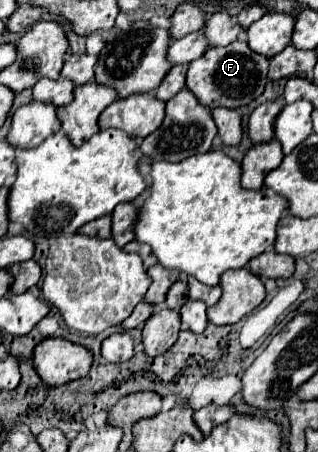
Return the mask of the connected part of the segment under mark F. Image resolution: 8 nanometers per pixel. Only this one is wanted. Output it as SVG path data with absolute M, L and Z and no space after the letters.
M235 41L227 47L209 47L203 57L195 59L187 73L187 89L193 91L205 107L245 107L259 97L267 83L269 59L253 53L245 41Z

